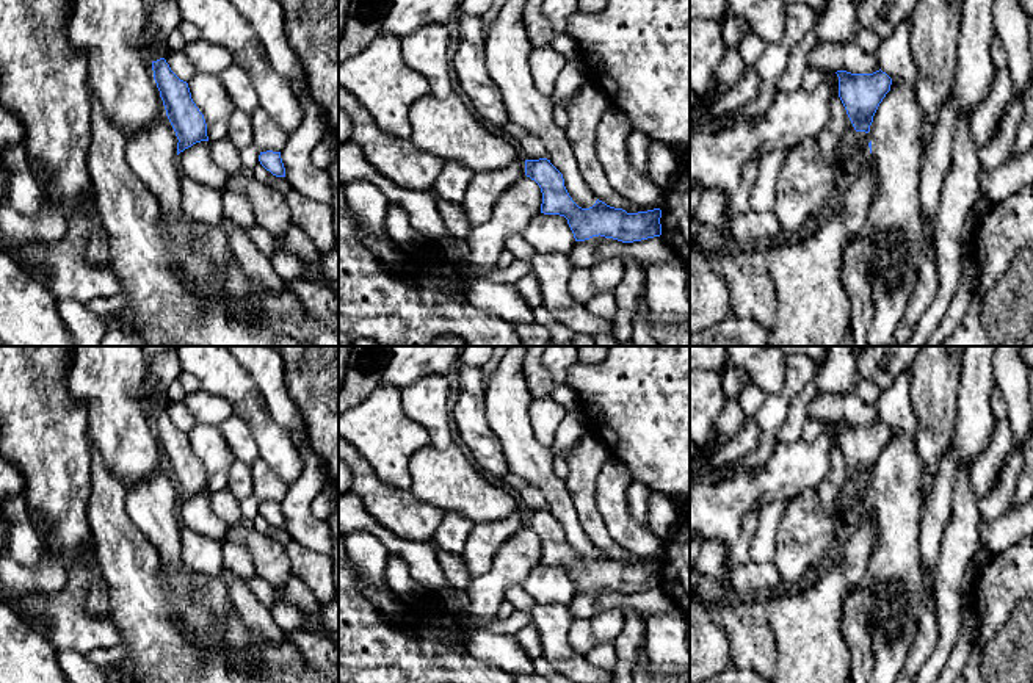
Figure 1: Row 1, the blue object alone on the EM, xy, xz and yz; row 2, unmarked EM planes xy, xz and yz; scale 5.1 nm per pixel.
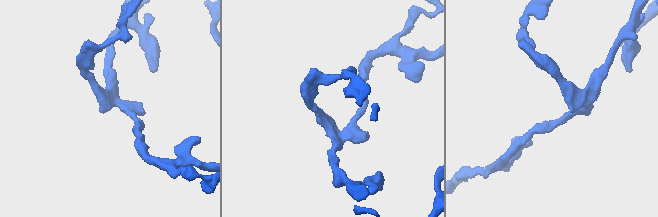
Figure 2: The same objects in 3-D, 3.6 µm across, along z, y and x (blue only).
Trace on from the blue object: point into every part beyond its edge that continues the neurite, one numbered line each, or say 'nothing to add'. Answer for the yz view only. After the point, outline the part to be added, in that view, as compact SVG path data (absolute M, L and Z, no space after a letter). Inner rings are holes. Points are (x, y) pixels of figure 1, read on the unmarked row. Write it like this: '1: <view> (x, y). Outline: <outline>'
nothing to add

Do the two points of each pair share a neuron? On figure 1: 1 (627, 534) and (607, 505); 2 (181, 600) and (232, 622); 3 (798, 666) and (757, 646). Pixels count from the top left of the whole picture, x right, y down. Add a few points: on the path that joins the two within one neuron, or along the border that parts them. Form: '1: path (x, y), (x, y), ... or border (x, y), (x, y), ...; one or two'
1: path (621, 527), (615, 513); one
2: path (193, 613), (206, 624), (220, 624); one
3: border (768, 619), (773, 628), (778, 666); two

